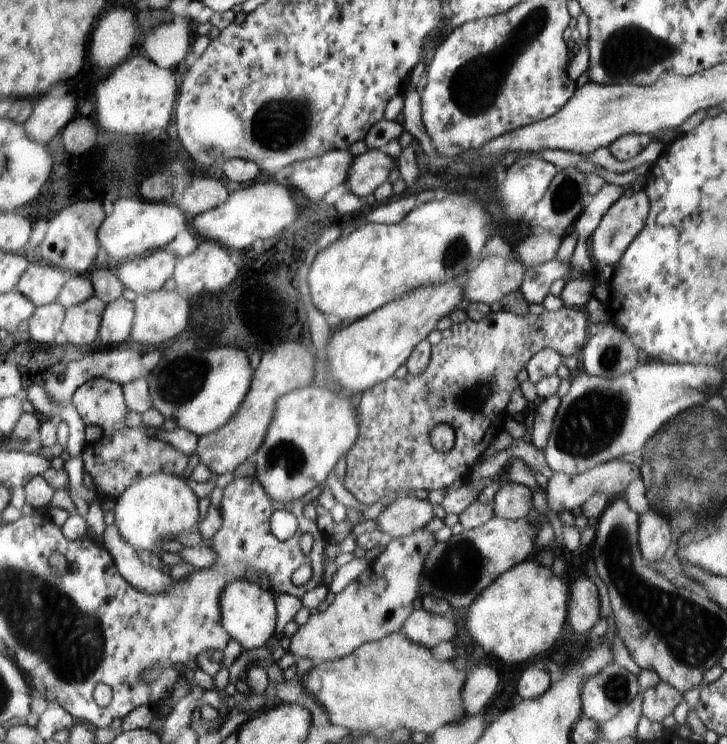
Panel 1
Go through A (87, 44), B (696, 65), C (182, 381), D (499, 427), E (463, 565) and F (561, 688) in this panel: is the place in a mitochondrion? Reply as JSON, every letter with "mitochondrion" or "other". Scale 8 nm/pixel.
{"A":"other","B":"other","C":"mitochondrion","D":"other","E":"mitochondrion","F":"other"}

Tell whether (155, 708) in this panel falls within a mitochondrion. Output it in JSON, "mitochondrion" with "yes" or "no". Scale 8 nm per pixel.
{"mitochondrion":"no"}

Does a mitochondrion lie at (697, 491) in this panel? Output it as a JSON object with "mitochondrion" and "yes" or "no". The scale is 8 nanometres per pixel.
{"mitochondrion":"yes"}

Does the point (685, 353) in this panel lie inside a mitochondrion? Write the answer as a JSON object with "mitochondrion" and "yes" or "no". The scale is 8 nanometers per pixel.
{"mitochondrion":"no"}

